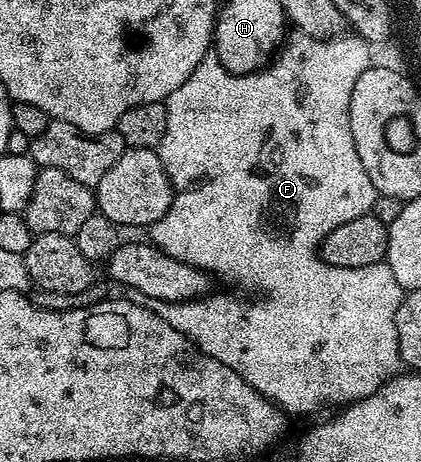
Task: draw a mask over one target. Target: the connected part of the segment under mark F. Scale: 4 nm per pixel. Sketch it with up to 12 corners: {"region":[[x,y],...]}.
{"region":[[355,33],[169,95],[154,247],[229,283],[157,303],[290,416],[403,367]]}

